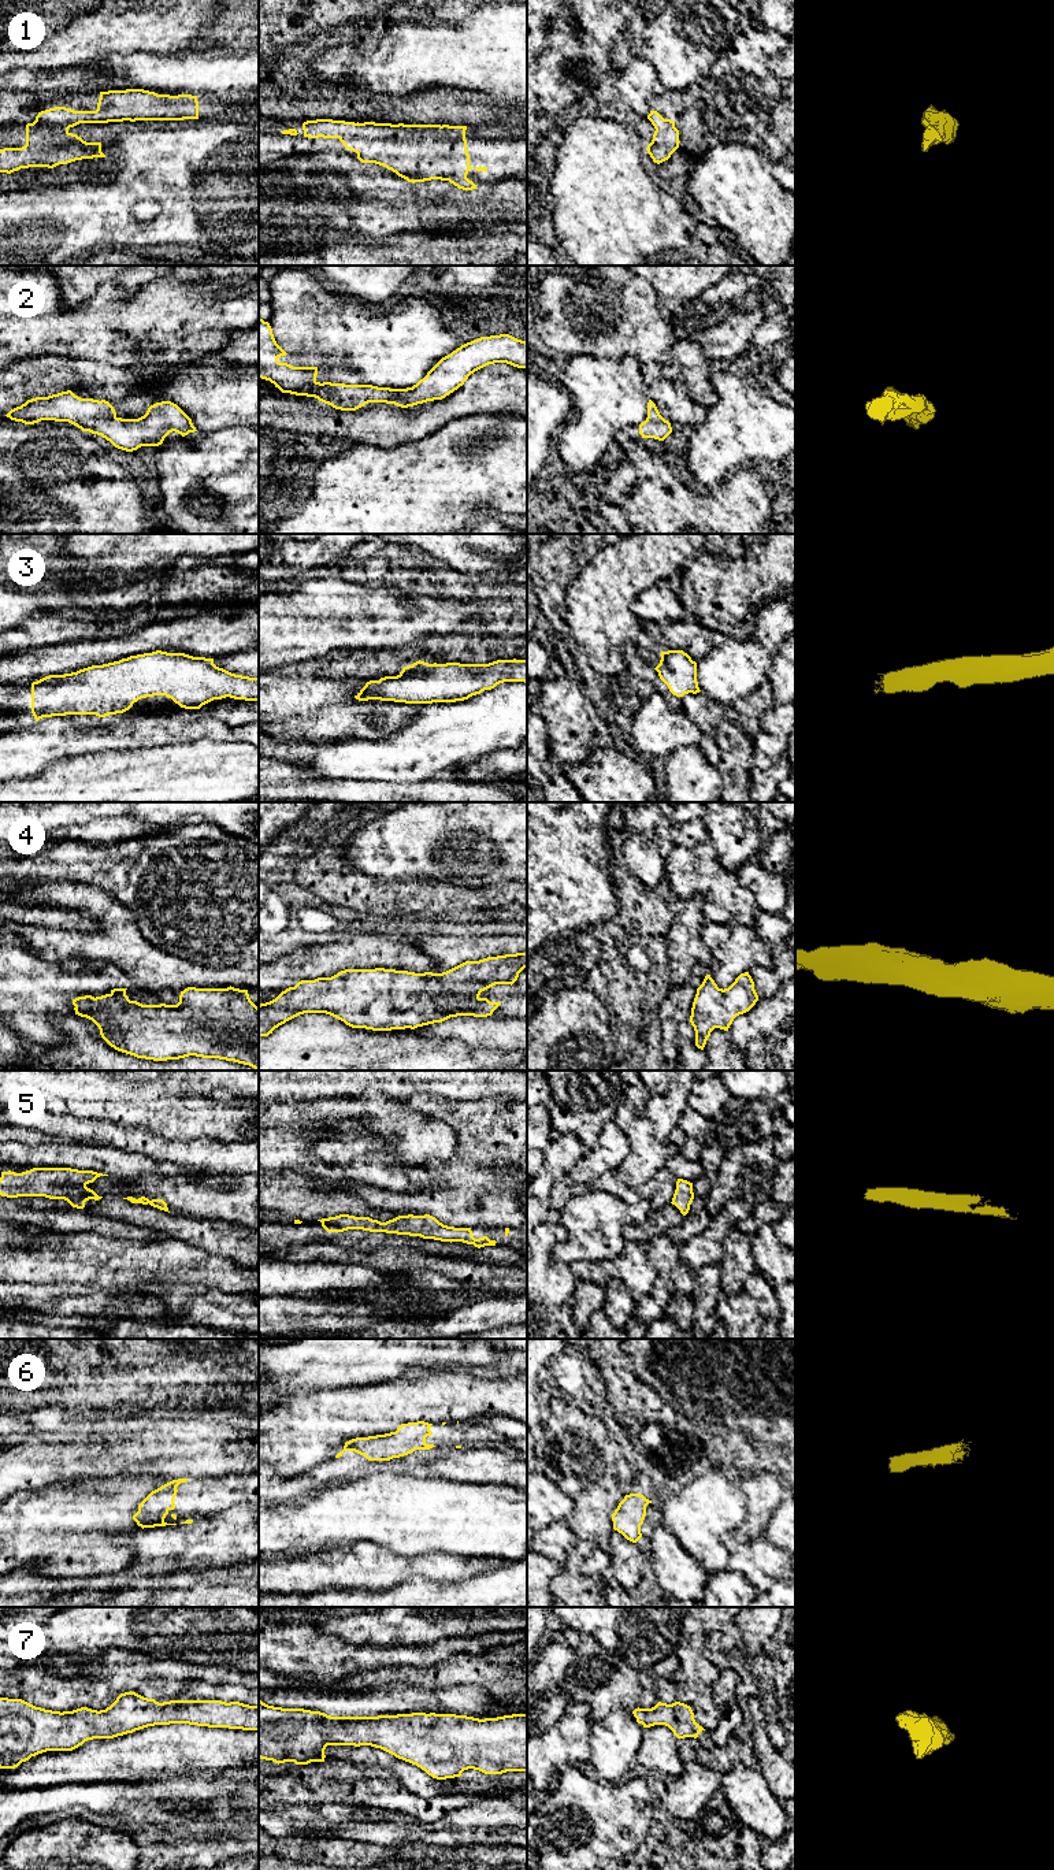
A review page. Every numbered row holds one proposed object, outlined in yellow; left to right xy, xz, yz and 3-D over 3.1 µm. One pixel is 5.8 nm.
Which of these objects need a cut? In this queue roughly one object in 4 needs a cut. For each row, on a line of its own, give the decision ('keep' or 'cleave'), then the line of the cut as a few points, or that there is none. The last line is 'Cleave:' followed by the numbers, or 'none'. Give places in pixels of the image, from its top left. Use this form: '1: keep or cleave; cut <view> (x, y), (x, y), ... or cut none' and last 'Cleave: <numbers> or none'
1: keep; cut none
2: keep; cut none
3: keep; cut none
4: keep; cut none
5: keep; cut none
6: keep; cut none
7: keep; cut none
Cleave: none

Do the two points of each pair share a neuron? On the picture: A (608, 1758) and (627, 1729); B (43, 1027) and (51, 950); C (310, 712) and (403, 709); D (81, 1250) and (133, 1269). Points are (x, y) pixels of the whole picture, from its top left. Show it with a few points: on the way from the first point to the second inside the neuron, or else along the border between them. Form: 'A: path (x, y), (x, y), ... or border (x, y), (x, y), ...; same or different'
A: path (613, 1751), (613, 1743), (620, 1736); same
B: border (26, 948), (48, 961); different
C: path (333, 712), (379, 711); same
D: path (93, 1260), (121, 1262); same

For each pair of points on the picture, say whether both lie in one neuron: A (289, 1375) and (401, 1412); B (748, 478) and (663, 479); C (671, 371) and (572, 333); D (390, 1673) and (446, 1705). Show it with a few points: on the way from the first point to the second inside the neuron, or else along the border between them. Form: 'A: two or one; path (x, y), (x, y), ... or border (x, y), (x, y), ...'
A: two; border (363, 1386), (319, 1388), (300, 1394)
B: one; path (727, 498), (686, 500), (683, 497)
C: one; path (649, 347), (635, 333), (597, 333)
D: two; border (438, 1687), (389, 1684), (375, 1688)

